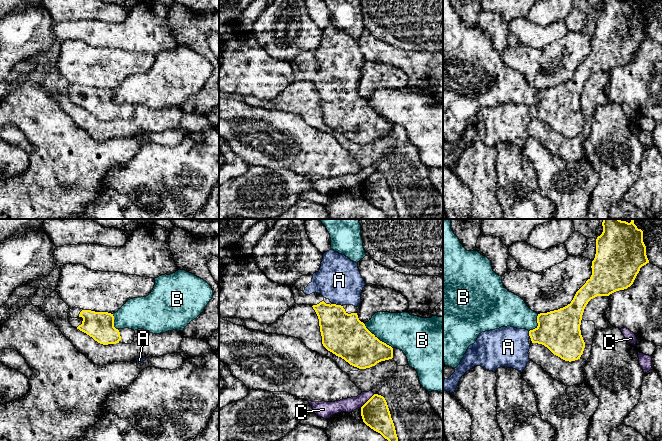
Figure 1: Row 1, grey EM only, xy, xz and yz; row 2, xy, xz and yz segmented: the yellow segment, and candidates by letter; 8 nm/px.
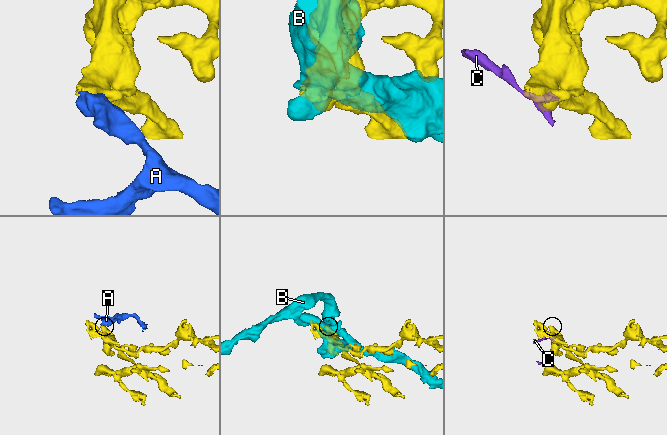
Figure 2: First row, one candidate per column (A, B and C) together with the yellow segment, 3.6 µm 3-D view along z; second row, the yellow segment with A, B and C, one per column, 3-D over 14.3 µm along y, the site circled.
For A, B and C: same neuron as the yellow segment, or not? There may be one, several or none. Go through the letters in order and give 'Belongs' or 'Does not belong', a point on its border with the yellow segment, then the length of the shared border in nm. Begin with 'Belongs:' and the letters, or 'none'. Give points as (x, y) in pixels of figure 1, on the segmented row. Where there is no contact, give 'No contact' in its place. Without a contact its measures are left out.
Belongs: A
A: Belongs. Touches yellow at xz (338, 305). Shared border 70 nm
B: Does not belong. Touches yellow at xz (376, 337). Shared border 320 nm
C: Does not belong. Touches yellow at xz (368, 400). Shared border 160 nm

